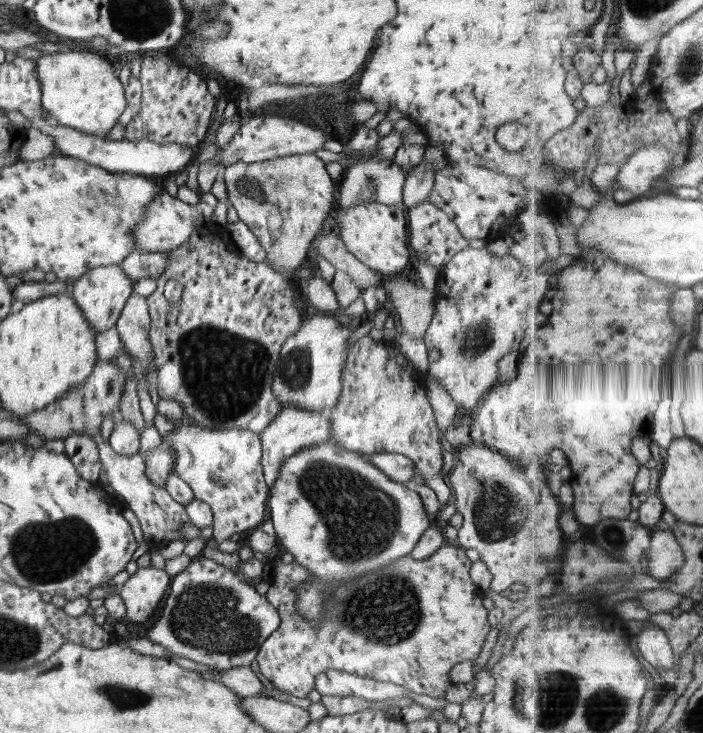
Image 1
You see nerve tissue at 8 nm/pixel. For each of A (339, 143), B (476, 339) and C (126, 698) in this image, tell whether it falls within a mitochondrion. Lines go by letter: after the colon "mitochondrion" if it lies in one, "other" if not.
A: other
B: mitochondrion
C: mitochondrion

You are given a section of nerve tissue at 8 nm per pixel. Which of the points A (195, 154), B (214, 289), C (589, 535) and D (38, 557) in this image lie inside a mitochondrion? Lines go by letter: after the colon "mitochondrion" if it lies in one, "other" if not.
A: other
B: other
C: other
D: mitochondrion

